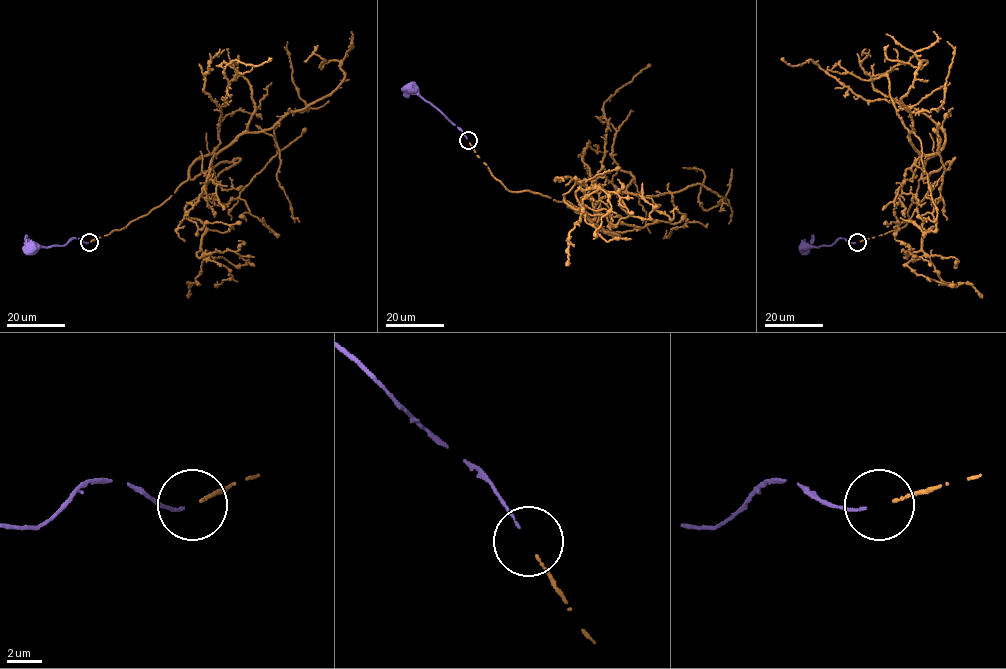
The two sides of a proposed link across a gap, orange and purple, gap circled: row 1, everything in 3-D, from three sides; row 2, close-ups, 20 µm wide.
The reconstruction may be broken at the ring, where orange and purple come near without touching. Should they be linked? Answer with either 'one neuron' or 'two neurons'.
one neuron

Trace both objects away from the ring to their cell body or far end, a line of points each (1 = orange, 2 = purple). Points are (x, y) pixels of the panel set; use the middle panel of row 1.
1: (470, 142), (509, 191), (592, 219), (616, 192), (696, 184), (716, 206), (699, 200), (705, 173), (682, 167)
2: (467, 138), (410, 87)

